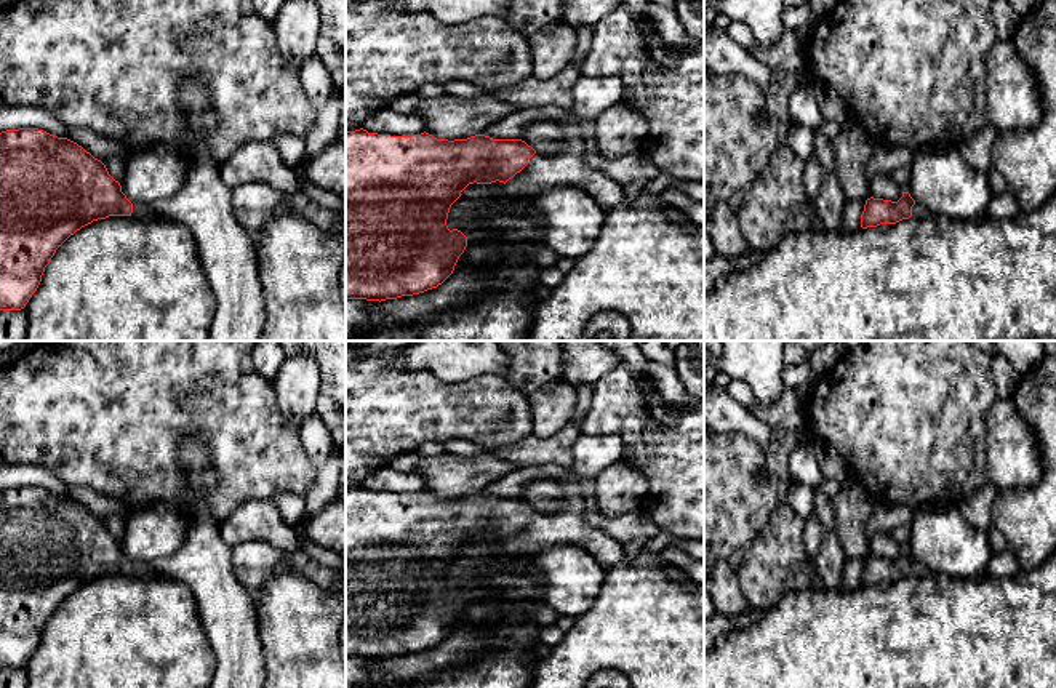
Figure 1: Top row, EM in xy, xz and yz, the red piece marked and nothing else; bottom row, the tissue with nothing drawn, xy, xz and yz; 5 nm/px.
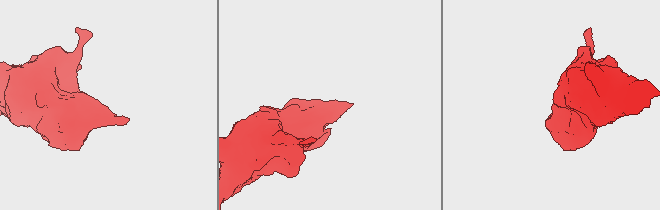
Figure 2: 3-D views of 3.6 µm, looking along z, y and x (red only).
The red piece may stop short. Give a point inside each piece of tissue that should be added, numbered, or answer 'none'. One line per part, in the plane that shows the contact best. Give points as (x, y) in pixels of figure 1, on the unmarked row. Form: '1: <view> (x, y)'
1: xz (592, 453)

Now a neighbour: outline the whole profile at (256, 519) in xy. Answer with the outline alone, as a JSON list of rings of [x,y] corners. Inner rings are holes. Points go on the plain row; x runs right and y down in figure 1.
[[[264,499],[245,501],[219,523],[219,533],[230,547],[246,541],[267,541],[285,558],[302,550],[298,531],[282,518],[278,509],[270,501]]]

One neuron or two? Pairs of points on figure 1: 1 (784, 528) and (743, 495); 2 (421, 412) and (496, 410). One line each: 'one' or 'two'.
1: two
2: one

